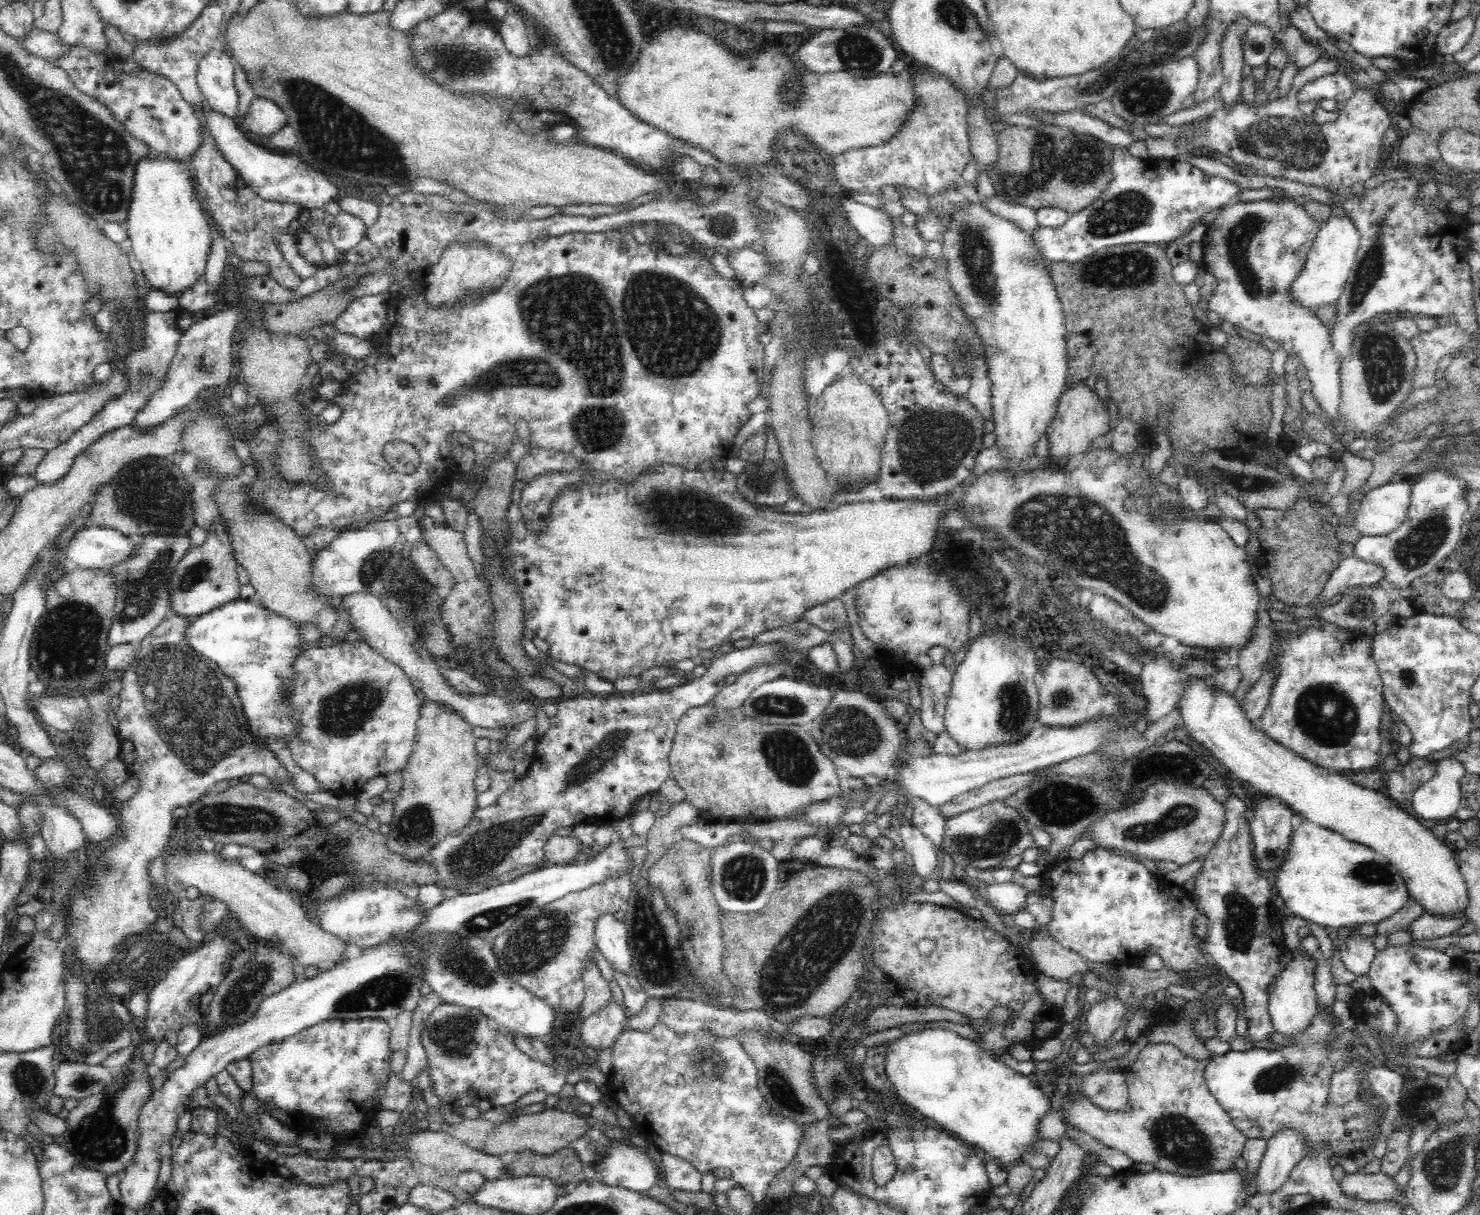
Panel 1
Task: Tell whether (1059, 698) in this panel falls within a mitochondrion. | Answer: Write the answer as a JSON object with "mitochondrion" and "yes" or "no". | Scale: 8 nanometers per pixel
{"mitochondrion":"yes"}

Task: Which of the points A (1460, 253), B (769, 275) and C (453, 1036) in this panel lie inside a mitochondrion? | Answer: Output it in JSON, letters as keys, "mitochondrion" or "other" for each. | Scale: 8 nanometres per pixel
{"A":"other","B":"other","C":"mitochondrion"}

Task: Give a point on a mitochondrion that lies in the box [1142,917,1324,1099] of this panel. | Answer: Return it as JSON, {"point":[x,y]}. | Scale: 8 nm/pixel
{"point":[1269,1080]}

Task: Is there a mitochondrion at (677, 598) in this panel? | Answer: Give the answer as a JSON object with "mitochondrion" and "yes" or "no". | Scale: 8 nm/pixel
{"mitochondrion":"no"}

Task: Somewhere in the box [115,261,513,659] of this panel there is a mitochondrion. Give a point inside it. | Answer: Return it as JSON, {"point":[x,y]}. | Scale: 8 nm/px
{"point":[142,589]}

